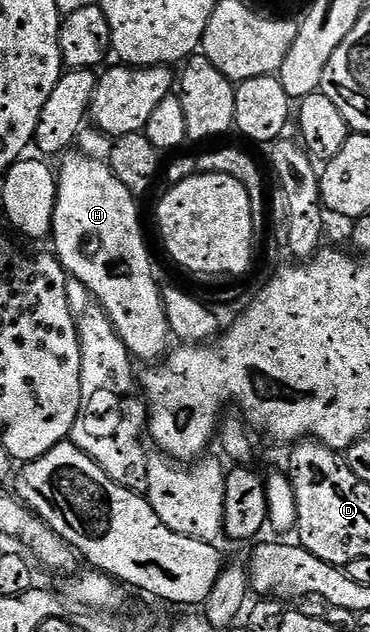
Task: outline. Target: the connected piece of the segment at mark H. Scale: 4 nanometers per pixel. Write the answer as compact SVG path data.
M66 154L61 157L60 163L62 169L59 167L56 172L58 197L52 229L54 255L67 273L79 280L97 301L120 334L131 357L138 359L139 356L142 360L150 360L146 362L165 357L171 347L172 337L162 305L162 288L154 281L154 264L150 261L150 252L146 249L145 238L142 237L142 220L138 217L139 201L124 186L124 182L114 176L107 161L93 160L85 154Z

